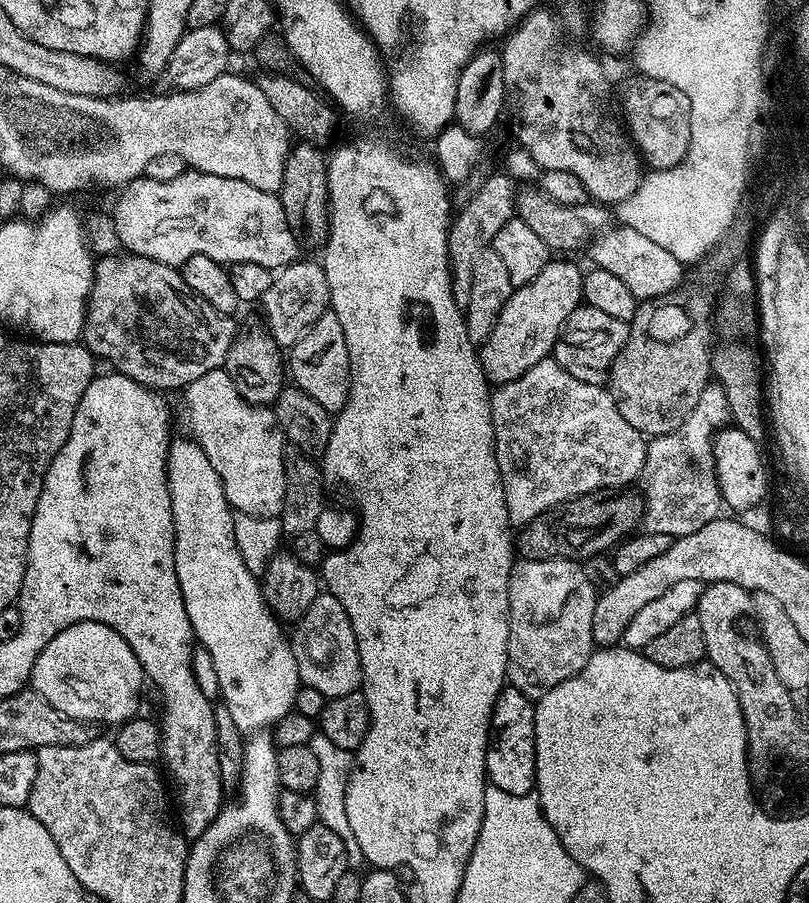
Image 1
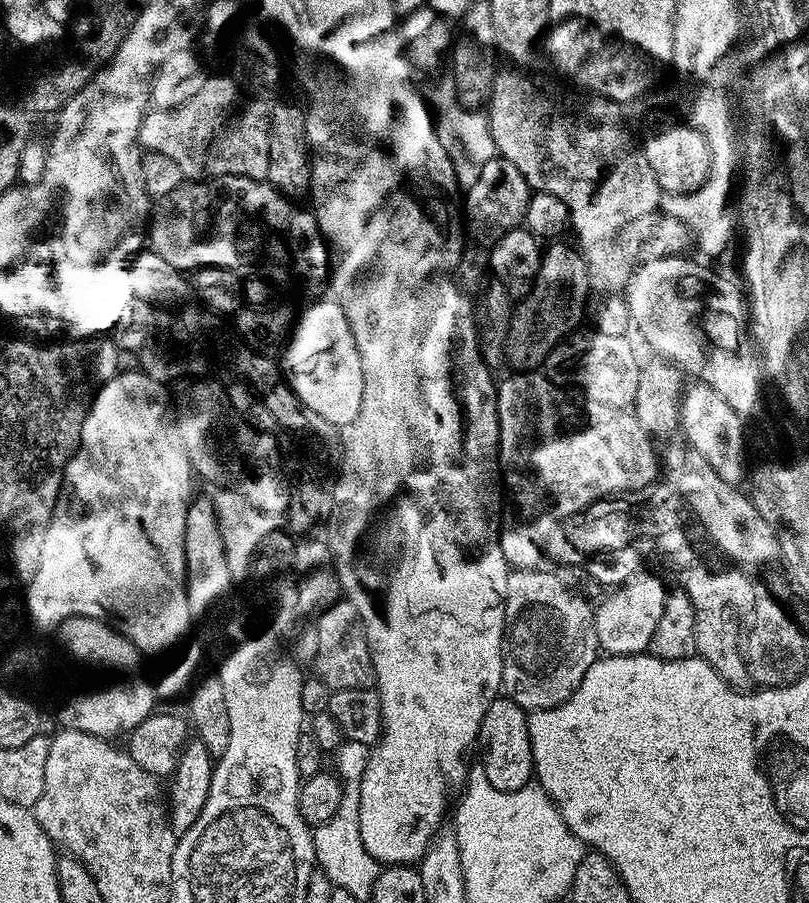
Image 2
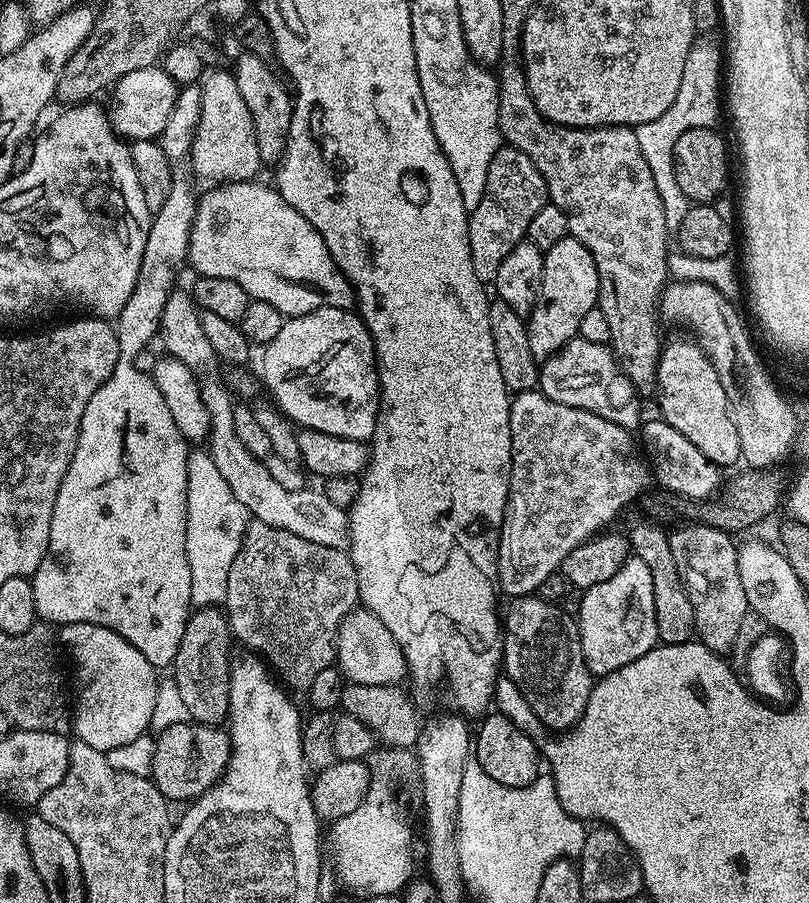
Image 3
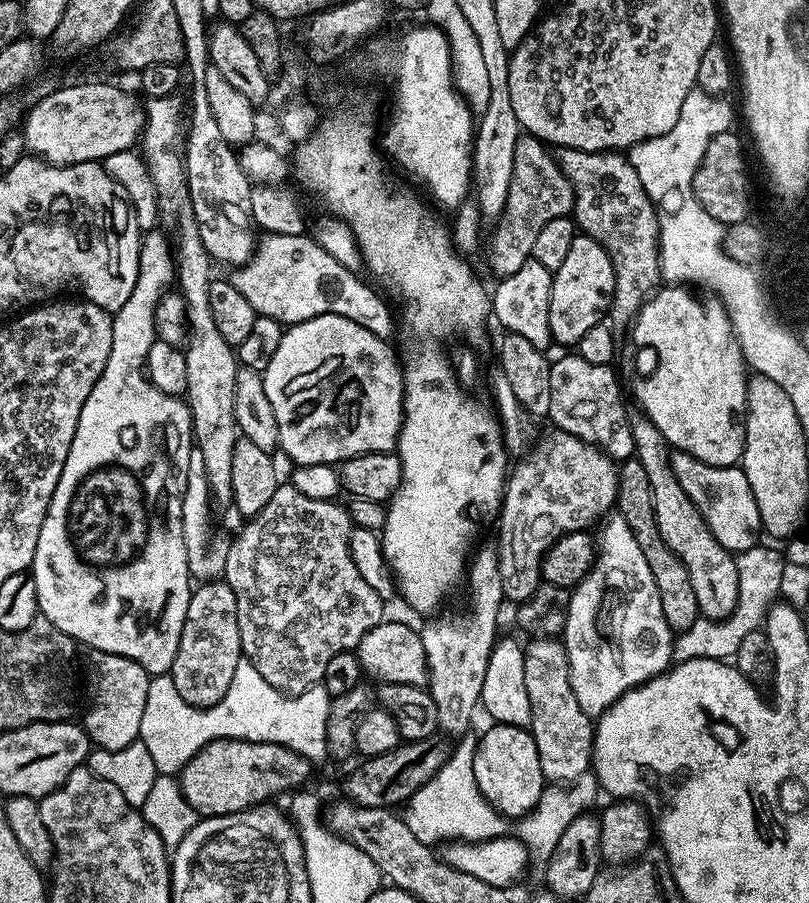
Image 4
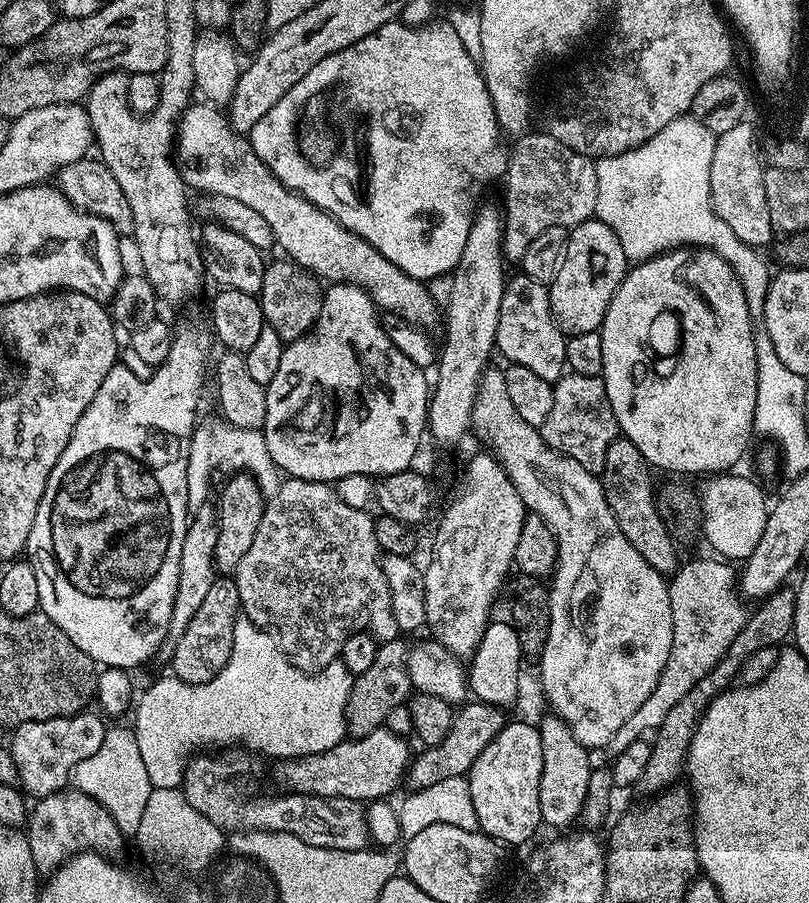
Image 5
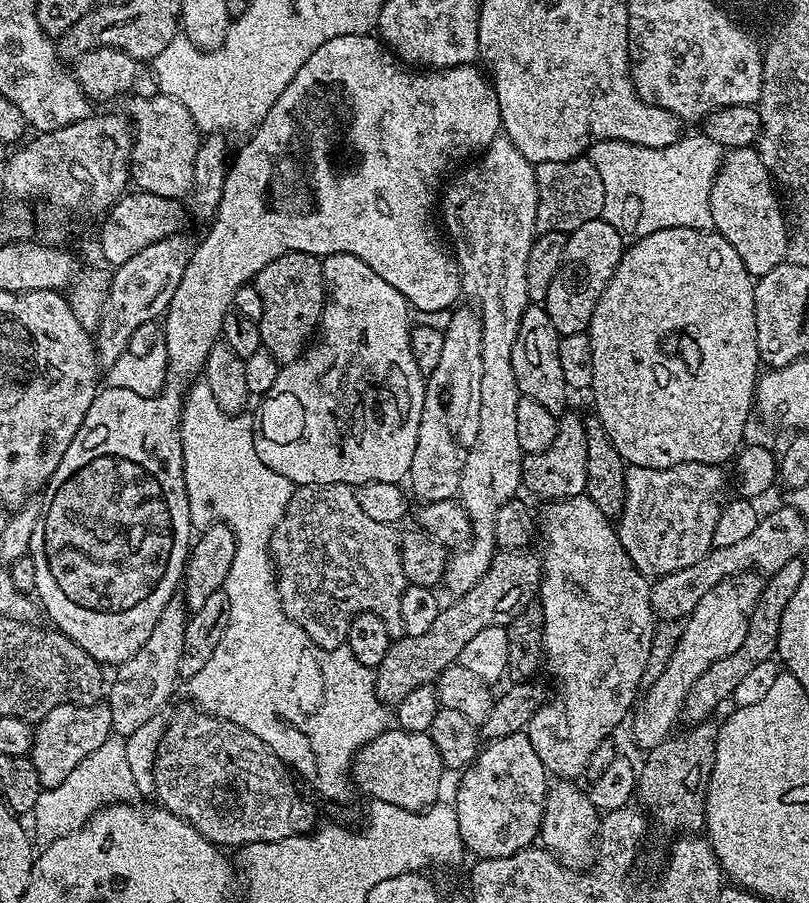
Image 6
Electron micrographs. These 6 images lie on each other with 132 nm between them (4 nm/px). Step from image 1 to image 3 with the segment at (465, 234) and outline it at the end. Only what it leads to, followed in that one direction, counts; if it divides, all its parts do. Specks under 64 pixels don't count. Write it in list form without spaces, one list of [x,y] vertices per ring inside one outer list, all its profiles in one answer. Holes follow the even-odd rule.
[[[501,146],[490,162],[485,178],[485,193],[477,208],[468,217],[470,238],[470,262],[474,262],[474,274],[485,282],[495,281],[502,258],[514,250],[528,235],[528,227],[534,214],[549,203],[548,187],[540,171],[530,162],[522,150]]]

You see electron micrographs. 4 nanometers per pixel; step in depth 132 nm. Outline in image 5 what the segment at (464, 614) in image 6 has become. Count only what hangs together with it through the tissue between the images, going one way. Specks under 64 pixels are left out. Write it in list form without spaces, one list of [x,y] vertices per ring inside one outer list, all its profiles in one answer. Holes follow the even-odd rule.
[[[400,638],[383,641],[374,663],[361,676],[353,679],[352,689],[344,707],[344,726],[349,737],[365,736],[381,727],[386,714],[390,714],[394,706],[407,704],[413,695],[414,689],[408,673],[409,645],[403,644],[402,641]]]

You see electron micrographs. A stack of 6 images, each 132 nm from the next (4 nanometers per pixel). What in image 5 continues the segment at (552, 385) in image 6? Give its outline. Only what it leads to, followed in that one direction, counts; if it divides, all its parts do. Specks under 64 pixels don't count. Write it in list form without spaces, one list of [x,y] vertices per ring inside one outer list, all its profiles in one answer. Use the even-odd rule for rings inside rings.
[[[517,274],[505,283],[501,312],[498,314],[495,351],[501,352],[508,364],[526,366],[526,370],[538,374],[538,378],[555,382],[566,372],[564,359],[568,341],[552,316],[548,289],[549,285],[534,282],[534,278],[523,274]]]

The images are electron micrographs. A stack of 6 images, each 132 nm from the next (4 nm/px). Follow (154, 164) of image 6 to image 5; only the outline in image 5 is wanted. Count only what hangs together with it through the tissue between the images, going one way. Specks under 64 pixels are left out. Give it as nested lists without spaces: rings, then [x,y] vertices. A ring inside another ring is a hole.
[[[193,102],[180,115],[180,122],[176,126],[174,159],[179,167],[180,176],[189,189],[197,188],[197,193],[200,194],[212,193],[234,198],[235,201],[242,202],[243,205],[250,206],[256,213],[262,214],[273,232],[275,247],[281,248],[284,251],[281,253],[287,259],[293,260],[295,264],[301,264],[313,276],[324,282],[357,284],[371,298],[377,309],[393,316],[406,318],[406,322],[418,324],[425,330],[432,330],[432,327],[435,326],[438,307],[428,292],[427,283],[410,278],[410,274],[398,270],[398,266],[394,266],[390,258],[382,258],[382,254],[378,254],[378,250],[374,250],[370,242],[366,242],[358,234],[343,228],[333,216],[328,216],[320,208],[314,207],[309,200],[303,200],[297,192],[288,191],[288,187],[264,165],[262,158],[256,156],[256,151],[252,148],[251,143],[241,133],[232,129],[227,115],[217,105]]]

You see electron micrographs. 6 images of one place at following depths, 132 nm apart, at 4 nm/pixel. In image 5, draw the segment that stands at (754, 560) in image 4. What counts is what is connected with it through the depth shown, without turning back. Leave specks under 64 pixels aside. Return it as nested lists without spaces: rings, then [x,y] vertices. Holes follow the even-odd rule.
[[[714,556],[696,558],[684,563],[669,581],[671,625],[670,655],[659,675],[658,685],[650,692],[650,697],[642,702],[638,710],[626,718],[624,725],[601,746],[589,749],[587,761],[592,769],[611,767],[627,746],[641,739],[644,733],[651,733],[660,727],[667,711],[671,709],[725,656],[726,650],[742,630],[748,617],[737,594],[738,572],[729,562]]]

